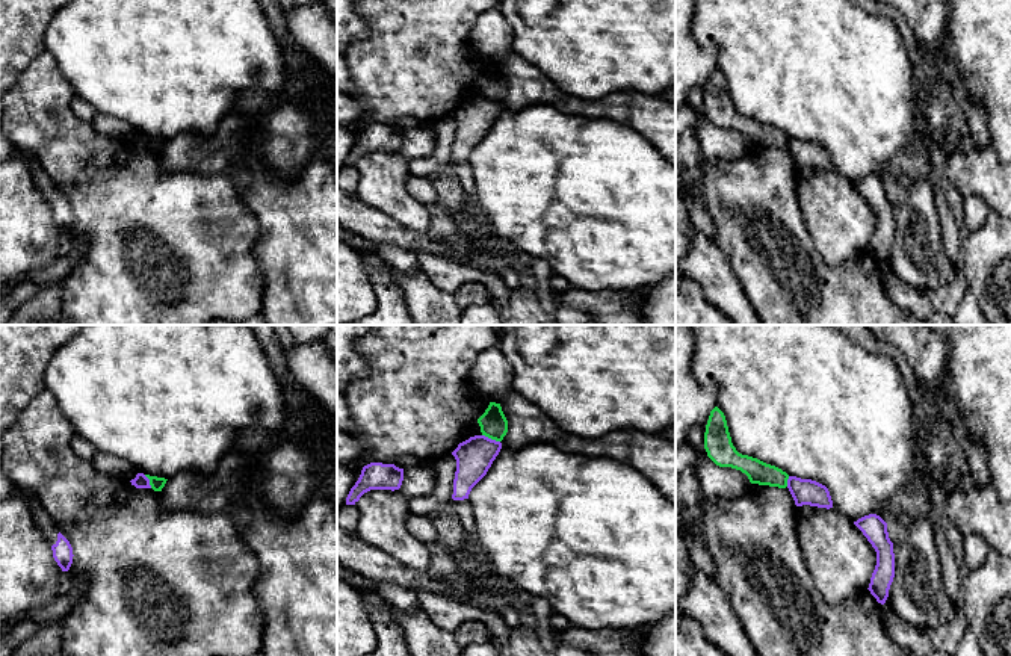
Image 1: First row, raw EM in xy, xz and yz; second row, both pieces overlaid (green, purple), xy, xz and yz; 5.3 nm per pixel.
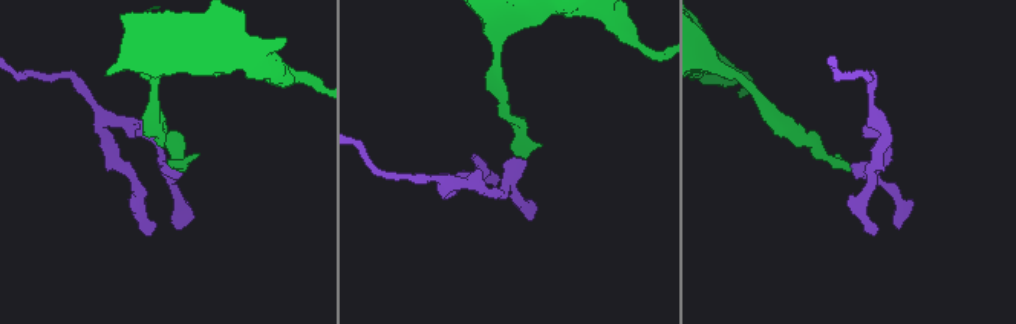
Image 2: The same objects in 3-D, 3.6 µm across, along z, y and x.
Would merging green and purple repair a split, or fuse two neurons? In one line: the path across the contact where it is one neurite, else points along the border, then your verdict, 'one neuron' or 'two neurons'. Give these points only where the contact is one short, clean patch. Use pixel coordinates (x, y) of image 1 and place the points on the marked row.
along xz (482, 434), (499, 442) | two neurons

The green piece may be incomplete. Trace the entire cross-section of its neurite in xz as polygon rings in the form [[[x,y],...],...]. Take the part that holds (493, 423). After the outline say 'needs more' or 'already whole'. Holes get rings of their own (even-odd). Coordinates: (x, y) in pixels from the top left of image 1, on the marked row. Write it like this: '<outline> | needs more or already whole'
[[[490,402],[485,413],[478,419],[482,435],[502,441],[508,432],[508,420],[502,411],[500,404]]] | already whole

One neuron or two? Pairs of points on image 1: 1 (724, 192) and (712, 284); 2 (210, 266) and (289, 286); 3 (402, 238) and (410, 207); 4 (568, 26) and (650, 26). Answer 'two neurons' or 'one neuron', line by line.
1: two neurons
2: two neurons
3: two neurons
4: one neuron

